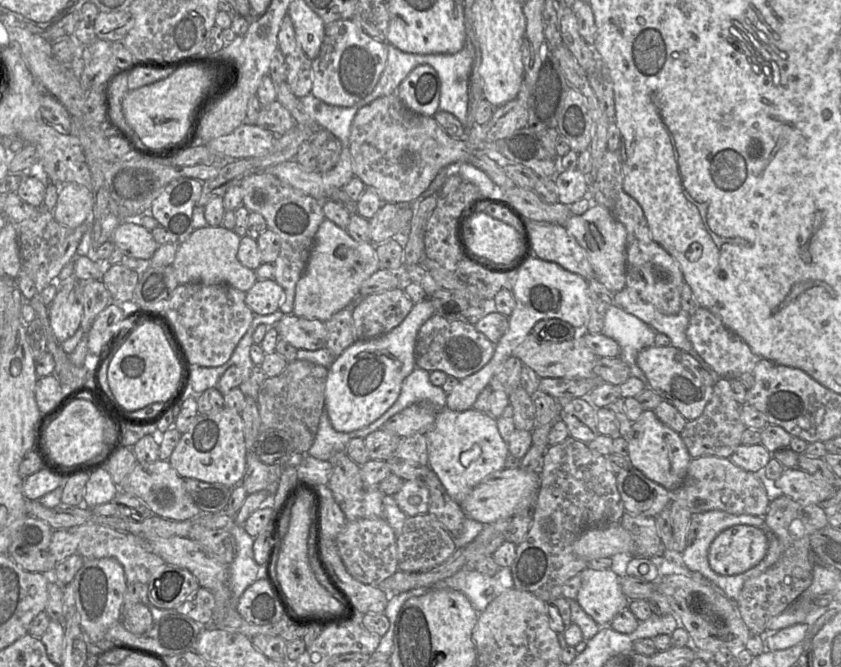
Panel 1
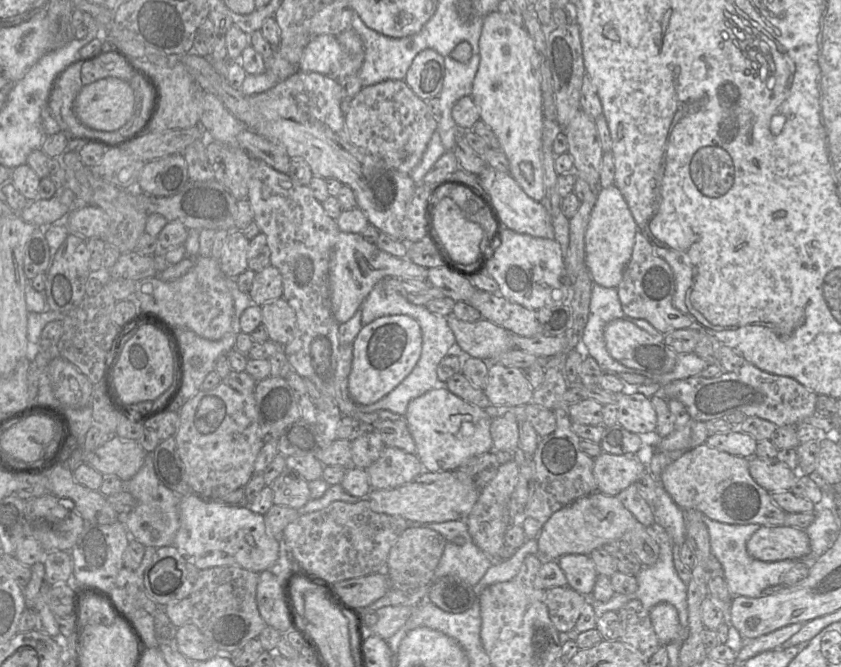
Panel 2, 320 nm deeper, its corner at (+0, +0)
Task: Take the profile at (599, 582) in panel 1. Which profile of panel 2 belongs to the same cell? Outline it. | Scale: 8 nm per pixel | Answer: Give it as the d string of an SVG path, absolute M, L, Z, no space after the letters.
M566 554L561 556L557 563L565 574L568 586L589 597L598 575L592 559L583 554Z

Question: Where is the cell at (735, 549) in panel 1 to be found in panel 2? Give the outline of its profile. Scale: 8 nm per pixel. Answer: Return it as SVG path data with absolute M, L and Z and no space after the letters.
M761 526L748 539L746 548L751 557L765 562L802 560L810 553L810 541L806 530Z

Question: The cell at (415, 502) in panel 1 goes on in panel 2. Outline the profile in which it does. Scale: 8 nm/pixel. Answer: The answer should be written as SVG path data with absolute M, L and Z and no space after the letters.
M386 446L379 458L365 470L368 473L372 489L381 490L393 489L412 481L424 471L424 468L416 454L405 452L396 447Z

